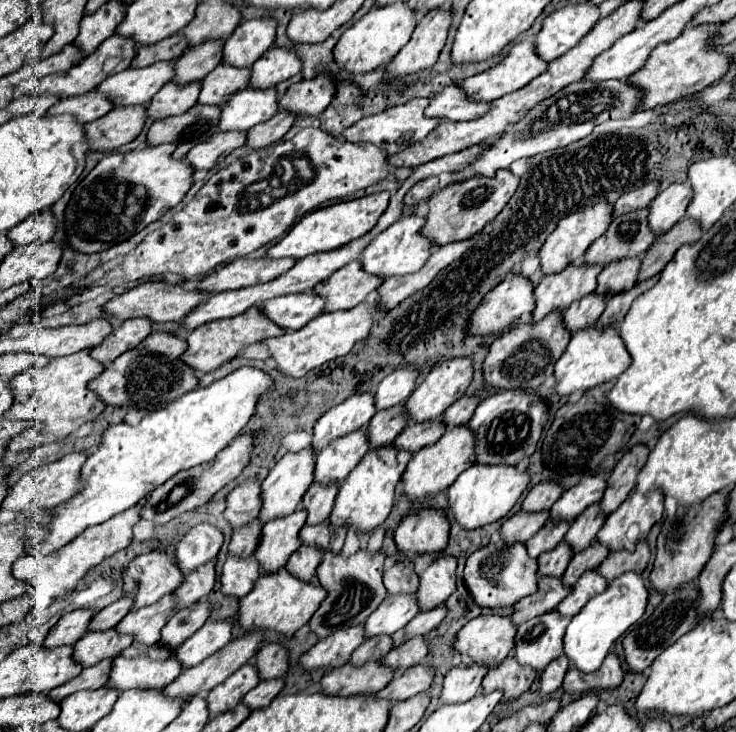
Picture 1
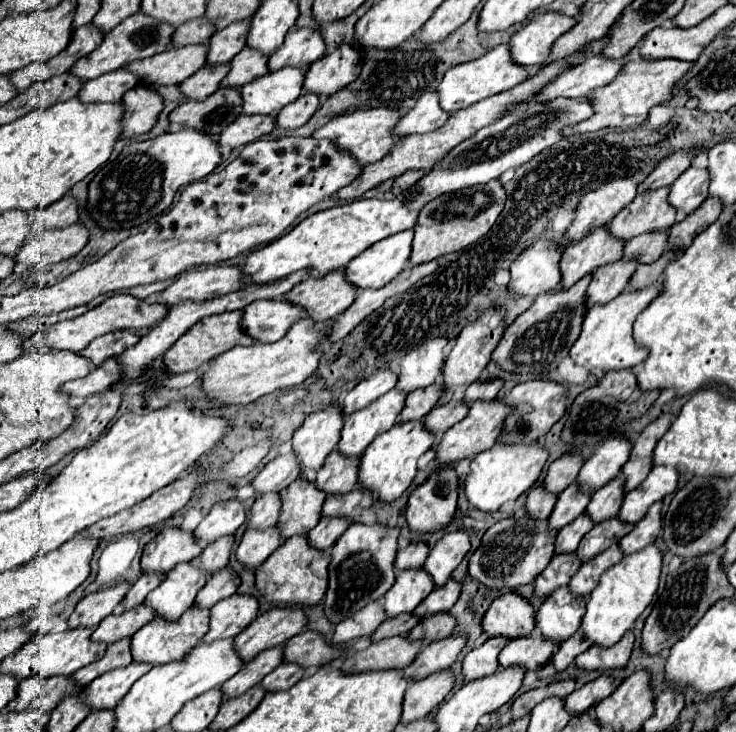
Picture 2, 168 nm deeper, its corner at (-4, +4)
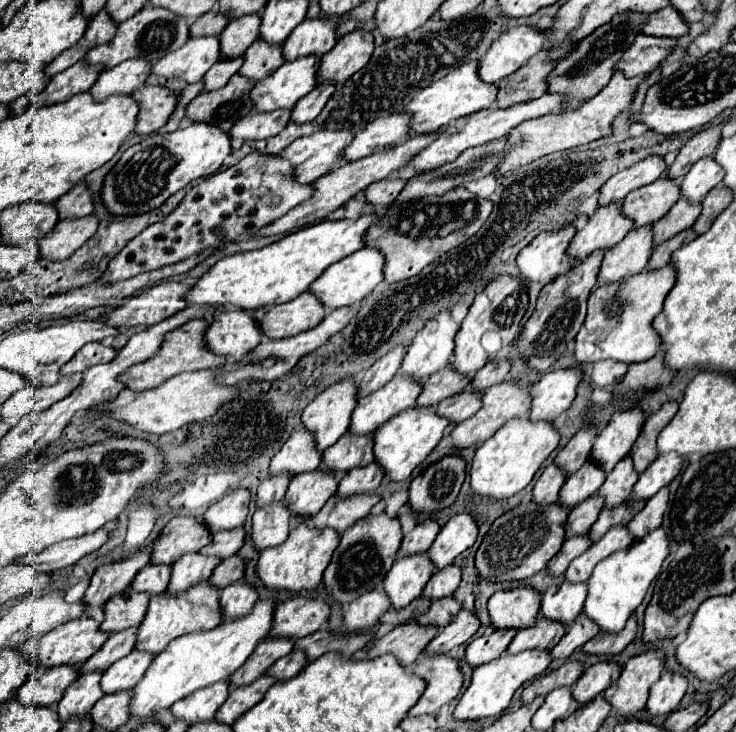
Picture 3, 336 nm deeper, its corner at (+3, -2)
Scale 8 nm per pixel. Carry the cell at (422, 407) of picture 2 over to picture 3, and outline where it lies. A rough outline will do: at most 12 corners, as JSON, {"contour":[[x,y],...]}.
{"contour":[[451,365],[423,383],[415,407],[433,409],[443,399],[465,391],[469,377]]}

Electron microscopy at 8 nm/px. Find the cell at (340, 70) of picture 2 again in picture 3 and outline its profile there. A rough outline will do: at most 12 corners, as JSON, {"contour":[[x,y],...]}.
{"contour":[[353,31],[321,57],[317,83],[341,85],[363,69],[373,35]]}

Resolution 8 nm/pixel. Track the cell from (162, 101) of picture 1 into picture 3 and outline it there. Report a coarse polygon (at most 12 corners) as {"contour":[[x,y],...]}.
{"contour":[[243,57],[219,59],[203,77],[203,91],[217,91],[239,71]]}

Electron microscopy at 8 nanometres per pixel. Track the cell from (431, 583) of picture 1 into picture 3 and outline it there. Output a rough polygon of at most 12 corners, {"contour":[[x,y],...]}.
{"contour":[[455,515],[427,555],[435,569],[453,563],[477,537],[471,515]]}

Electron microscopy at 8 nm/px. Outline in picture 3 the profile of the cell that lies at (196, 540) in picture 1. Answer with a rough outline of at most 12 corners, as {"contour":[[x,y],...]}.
{"contour":[[247,489],[213,503],[203,517],[211,533],[241,527],[249,513]]}

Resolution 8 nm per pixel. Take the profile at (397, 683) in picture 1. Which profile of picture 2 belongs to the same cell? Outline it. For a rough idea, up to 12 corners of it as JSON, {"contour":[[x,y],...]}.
{"contour":[[460,631],[424,645],[404,669],[418,681],[450,669],[464,645]]}

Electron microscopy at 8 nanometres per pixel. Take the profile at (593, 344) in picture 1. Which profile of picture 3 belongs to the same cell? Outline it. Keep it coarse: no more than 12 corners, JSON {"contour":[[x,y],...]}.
{"contour":[[665,265],[589,297],[579,365],[659,351],[651,321],[673,289]]}

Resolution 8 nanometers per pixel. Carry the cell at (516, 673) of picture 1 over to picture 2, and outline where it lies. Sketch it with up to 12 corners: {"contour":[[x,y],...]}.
{"contour":[[538,633],[510,639],[500,667],[532,671],[548,663],[556,647]]}

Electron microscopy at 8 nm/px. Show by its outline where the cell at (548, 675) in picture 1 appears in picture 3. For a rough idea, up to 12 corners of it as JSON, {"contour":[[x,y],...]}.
{"contour":[[585,615],[571,623],[551,649],[551,659],[567,659],[599,633]]}

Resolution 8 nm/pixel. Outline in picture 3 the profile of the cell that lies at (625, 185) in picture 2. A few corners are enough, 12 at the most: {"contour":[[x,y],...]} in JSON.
{"contour":[[647,157],[599,189],[599,205],[621,203],[633,189],[665,175],[661,157]]}

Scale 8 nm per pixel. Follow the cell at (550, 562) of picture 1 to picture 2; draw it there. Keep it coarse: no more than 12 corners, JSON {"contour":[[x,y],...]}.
{"contour":[[588,513],[562,527],[556,553],[574,553],[594,527]]}

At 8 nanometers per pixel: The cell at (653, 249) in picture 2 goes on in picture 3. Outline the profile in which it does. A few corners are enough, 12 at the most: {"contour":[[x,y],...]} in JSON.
{"contour":[[679,199],[653,225],[653,247],[689,229],[701,205]]}

